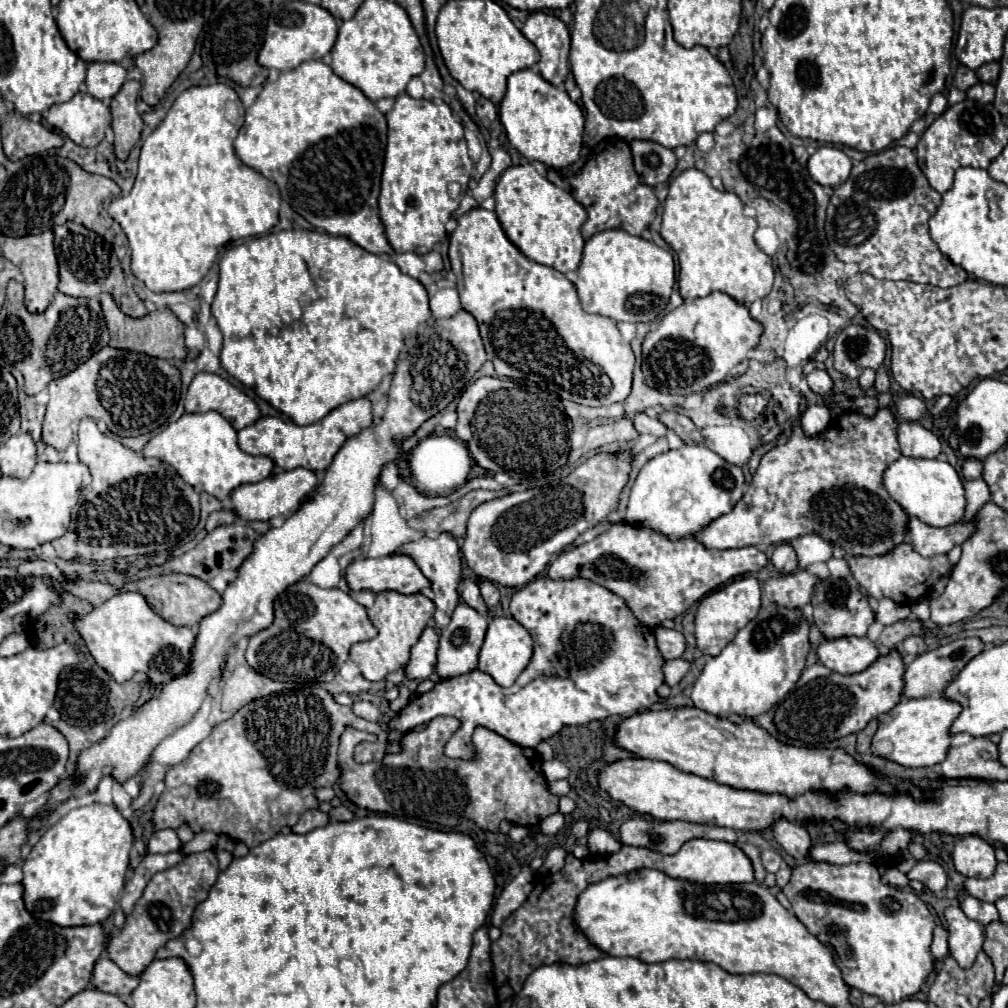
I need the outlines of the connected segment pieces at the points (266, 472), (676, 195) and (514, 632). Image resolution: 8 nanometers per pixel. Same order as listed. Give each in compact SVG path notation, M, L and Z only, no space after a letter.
M218 412L180 416L176 422L158 432L142 452L146 458L160 458L170 464L190 486L196 486L218 500L226 500L240 484L268 478L274 468L274 462L268 456L252 456L242 452L236 440L236 430Z
M690 168L678 174L670 182L670 190L664 200L660 236L678 254L682 298L708 296L710 292L716 292L716 290L726 292L728 296L736 298L738 302L746 306L758 298L764 298L772 290L772 284L774 284L774 266L772 266L772 258L754 240L756 228L758 228L756 220L750 216L744 216L744 204L734 192L716 190L710 184L710 178L698 168Z
M496 616L490 620L486 640L482 644L478 658L478 668L482 672L490 674L500 686L512 686L516 676L530 662L530 656L532 656L532 638L530 632L520 622L516 622L512 616Z

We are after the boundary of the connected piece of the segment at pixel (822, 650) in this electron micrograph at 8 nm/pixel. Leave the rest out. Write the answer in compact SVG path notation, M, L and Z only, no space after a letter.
M834 638L822 640L816 648L818 660L838 674L854 674L868 668L878 658L878 648L868 638Z

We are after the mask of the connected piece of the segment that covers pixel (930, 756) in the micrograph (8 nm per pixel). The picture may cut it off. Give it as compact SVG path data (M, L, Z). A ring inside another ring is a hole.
M928 696L928 698L904 698L900 704L896 704L890 712L878 717L878 728L872 740L872 754L888 758L892 762L898 762L902 766L936 766L946 760L950 744L952 744L952 732L950 726L954 724L956 716L960 714L960 704L954 700L948 700L946 696Z

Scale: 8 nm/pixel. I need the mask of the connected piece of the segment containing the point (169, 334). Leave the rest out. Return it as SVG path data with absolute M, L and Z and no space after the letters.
M100 294L102 312L106 318L106 326L110 330L110 346L112 348L124 348L132 352L144 352L148 356L164 358L164 360L184 360L188 350L184 346L184 324L174 316L172 310L156 310L142 318L130 318L124 312L120 312L118 304L112 300L110 294Z

